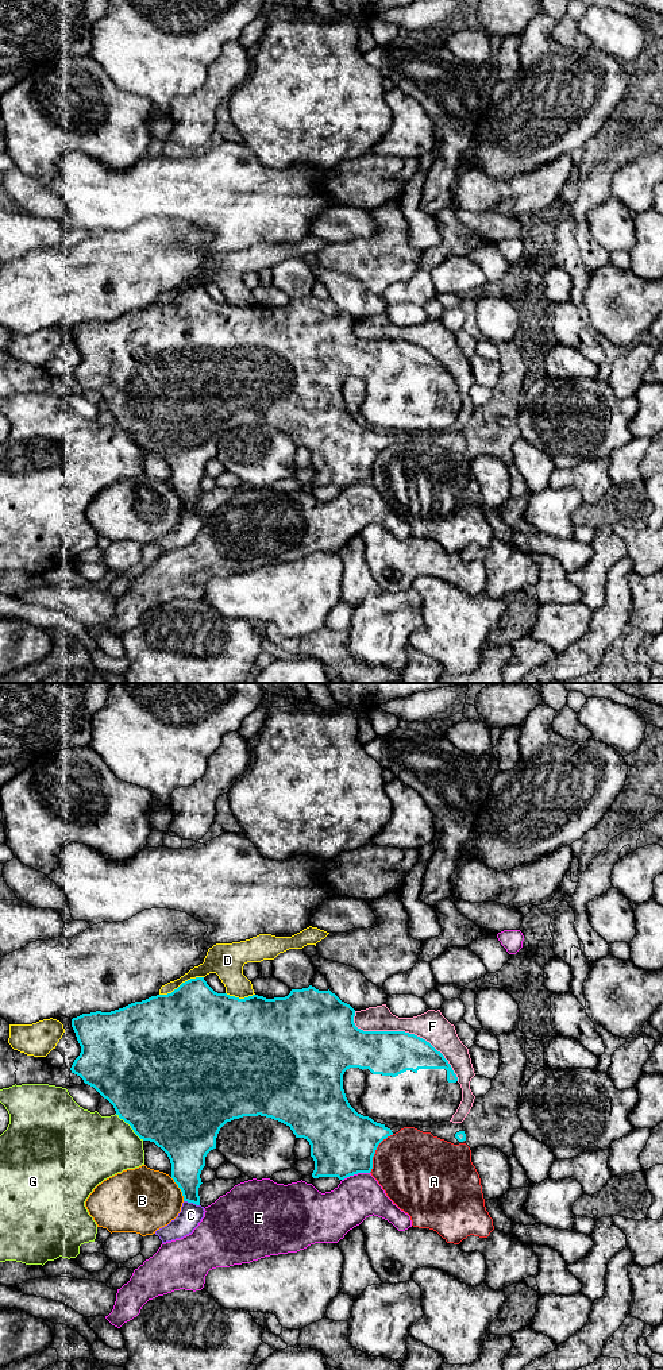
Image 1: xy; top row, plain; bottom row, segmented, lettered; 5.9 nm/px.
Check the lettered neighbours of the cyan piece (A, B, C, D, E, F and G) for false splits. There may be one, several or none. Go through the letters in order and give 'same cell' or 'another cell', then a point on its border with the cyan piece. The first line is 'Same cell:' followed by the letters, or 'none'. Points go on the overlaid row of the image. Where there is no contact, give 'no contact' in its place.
Same cell: none
A: another cell; meets cyan in xy at (374, 1152)
B: another cell; meets cyan in xy at (180, 1188)
C: another cell; meets cyan in xy at (192, 1201)
D: another cell; meets cyan in xy at (182, 983)
E: another cell; meets cyan in xy at (355, 1173)
F: another cell; meets cyan in xy at (404, 1031)
G: another cell; meets cyan in xy at (130, 1125)

